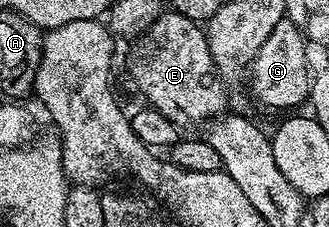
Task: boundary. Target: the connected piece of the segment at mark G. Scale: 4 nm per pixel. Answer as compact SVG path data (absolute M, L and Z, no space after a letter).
M283 18L275 29L271 29L271 37L263 41L263 49L255 53L253 62L247 68L249 87L253 95L265 107L278 107L285 111L288 107L297 107L309 97L309 74L305 60L305 42L299 29L289 18Z

